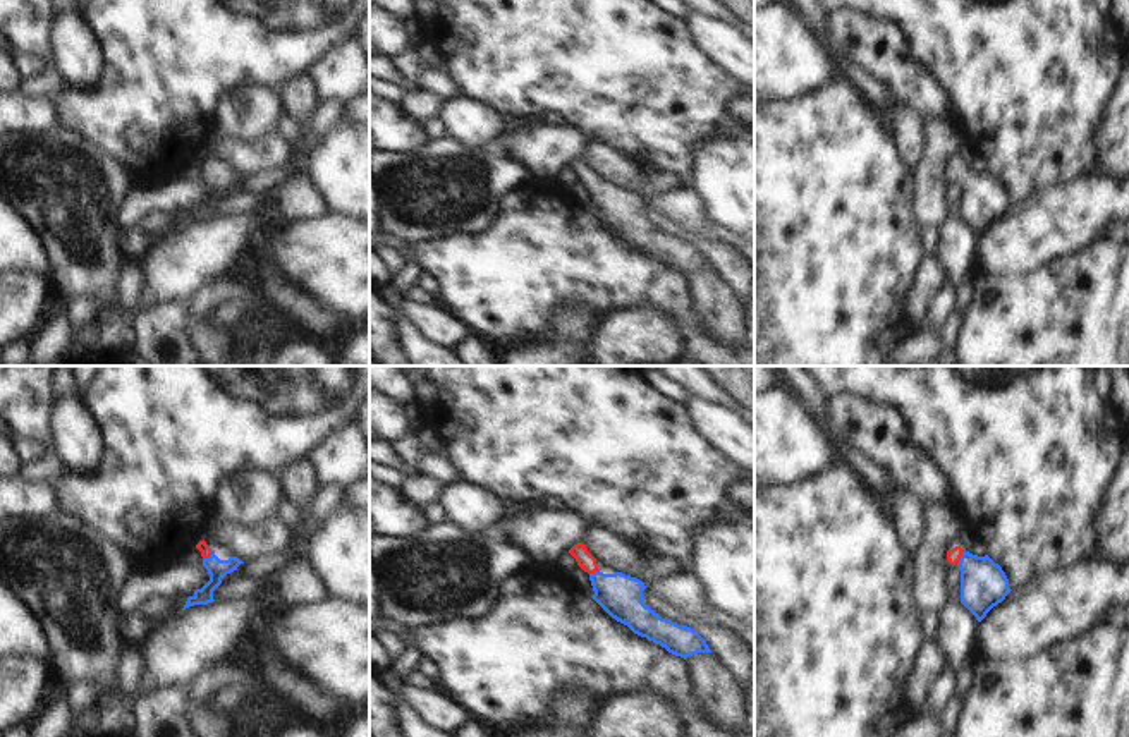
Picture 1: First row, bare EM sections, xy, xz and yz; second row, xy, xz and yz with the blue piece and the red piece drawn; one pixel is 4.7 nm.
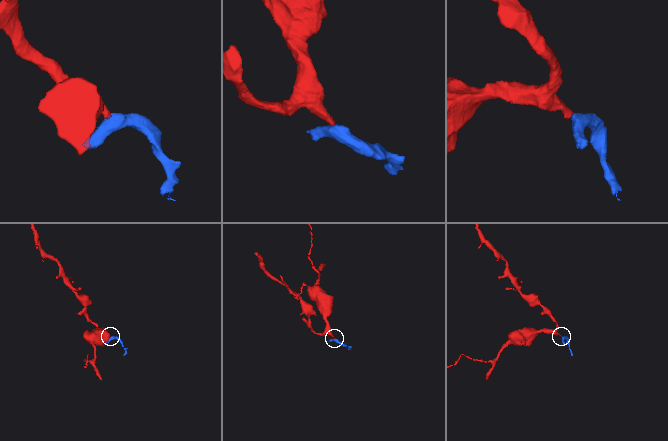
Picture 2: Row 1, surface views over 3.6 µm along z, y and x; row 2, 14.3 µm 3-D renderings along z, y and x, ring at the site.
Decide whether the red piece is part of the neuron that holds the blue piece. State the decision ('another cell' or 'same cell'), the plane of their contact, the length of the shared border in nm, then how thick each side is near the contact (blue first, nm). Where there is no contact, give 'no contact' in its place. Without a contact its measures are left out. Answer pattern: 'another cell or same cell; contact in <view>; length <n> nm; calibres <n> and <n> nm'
same cell; contact in xy; length 70 nm; calibres 90 and 50 nm

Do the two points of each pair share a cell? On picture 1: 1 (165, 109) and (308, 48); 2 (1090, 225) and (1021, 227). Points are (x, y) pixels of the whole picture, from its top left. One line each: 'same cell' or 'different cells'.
1: same cell
2: same cell

